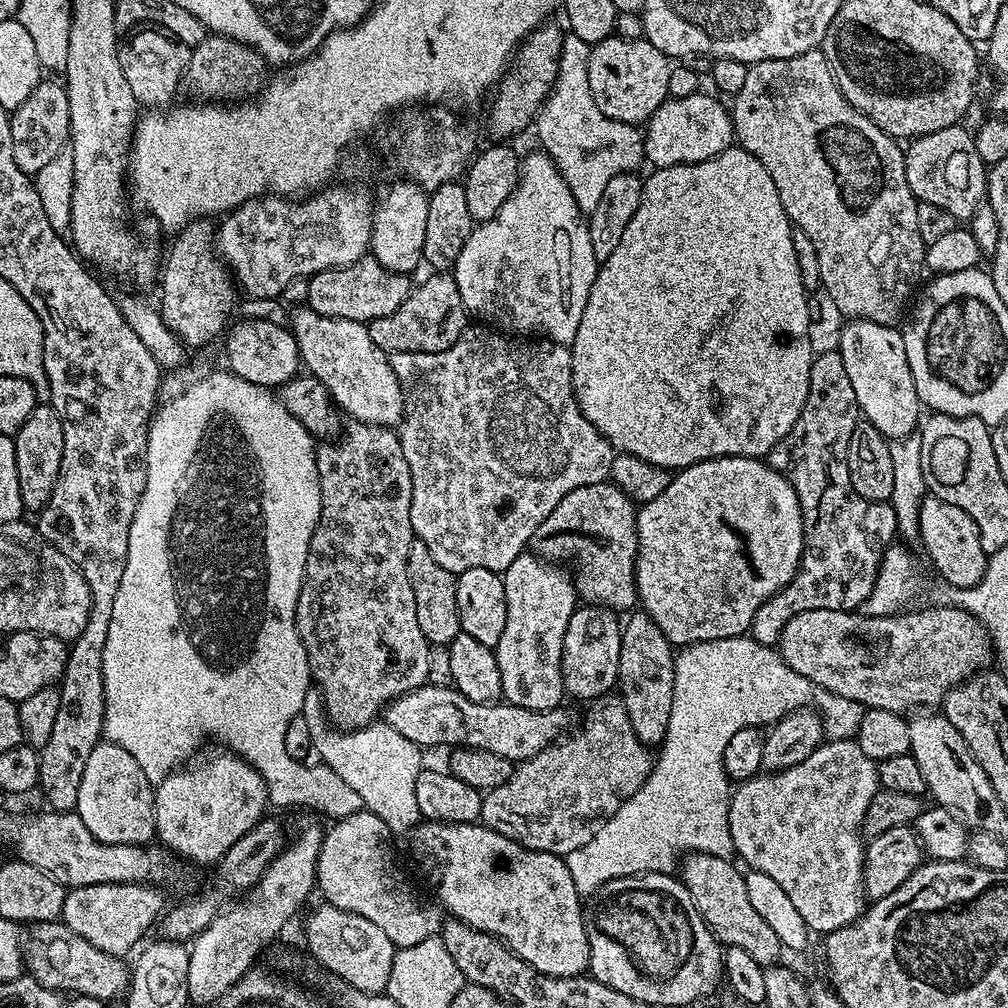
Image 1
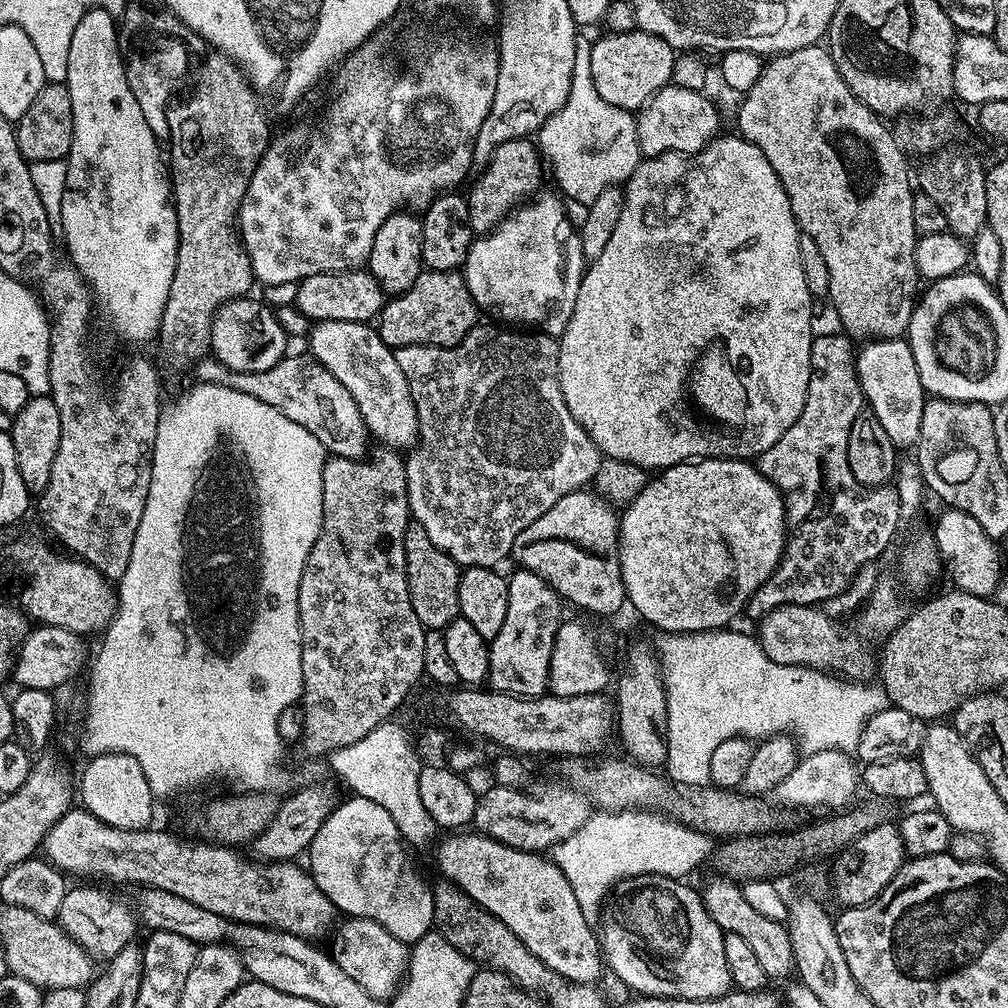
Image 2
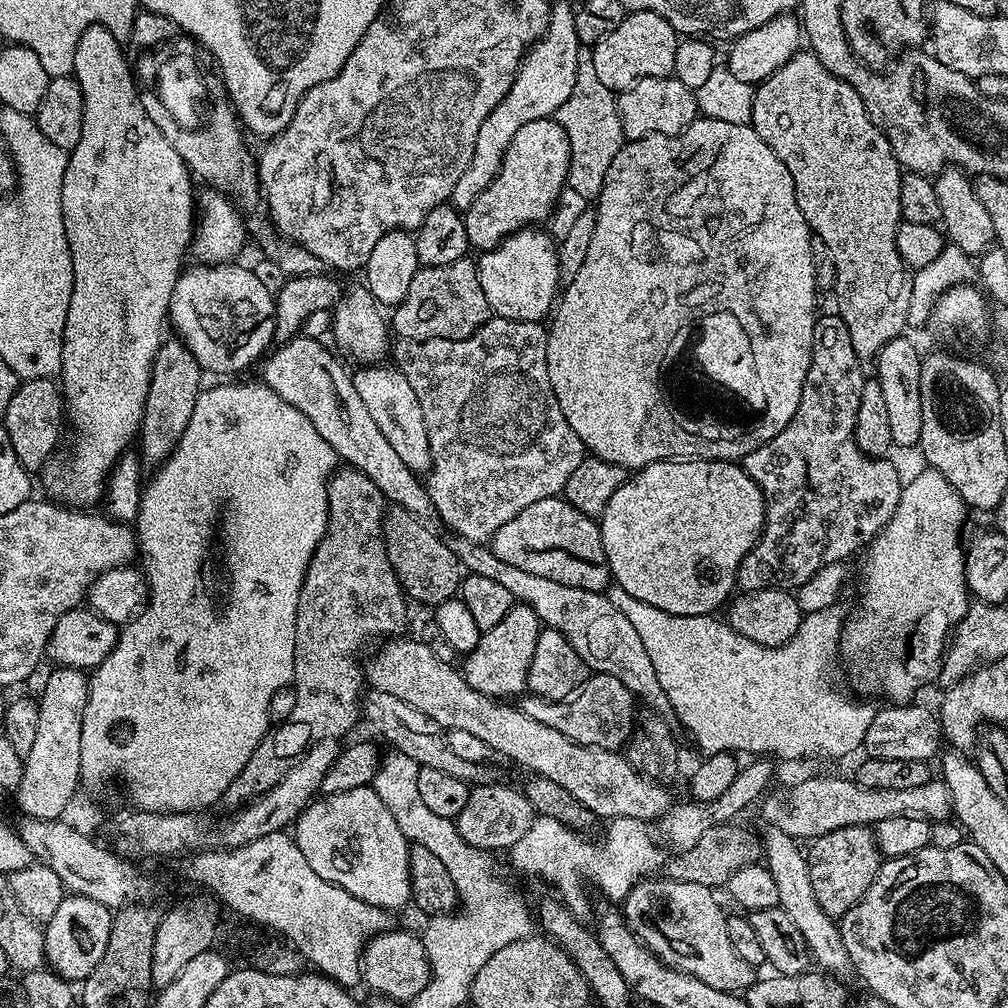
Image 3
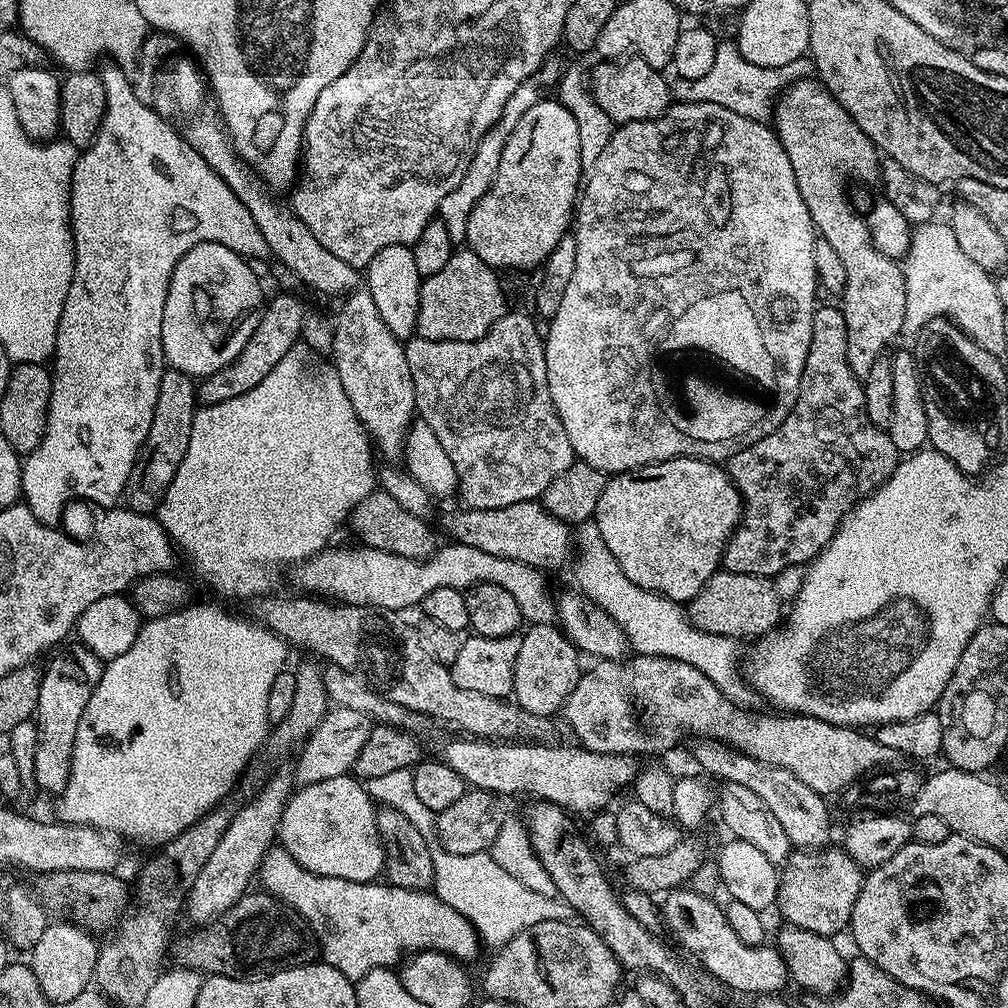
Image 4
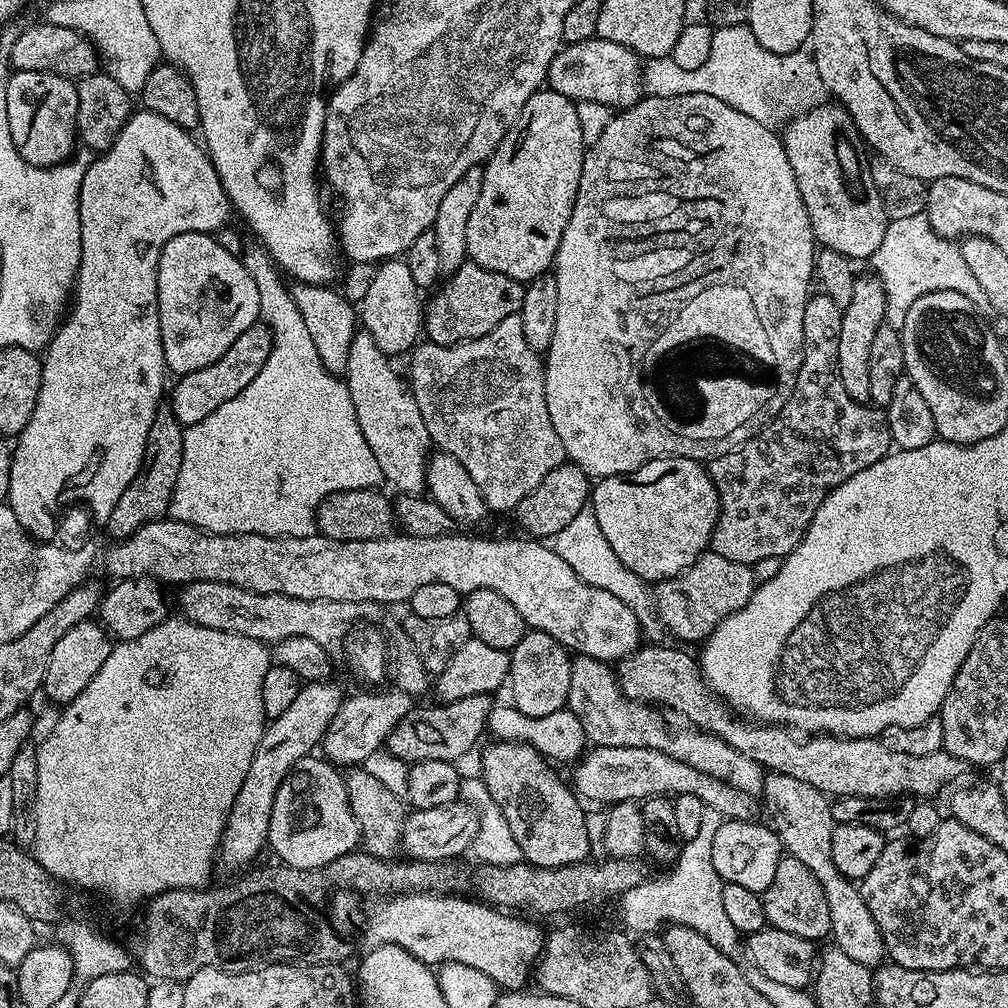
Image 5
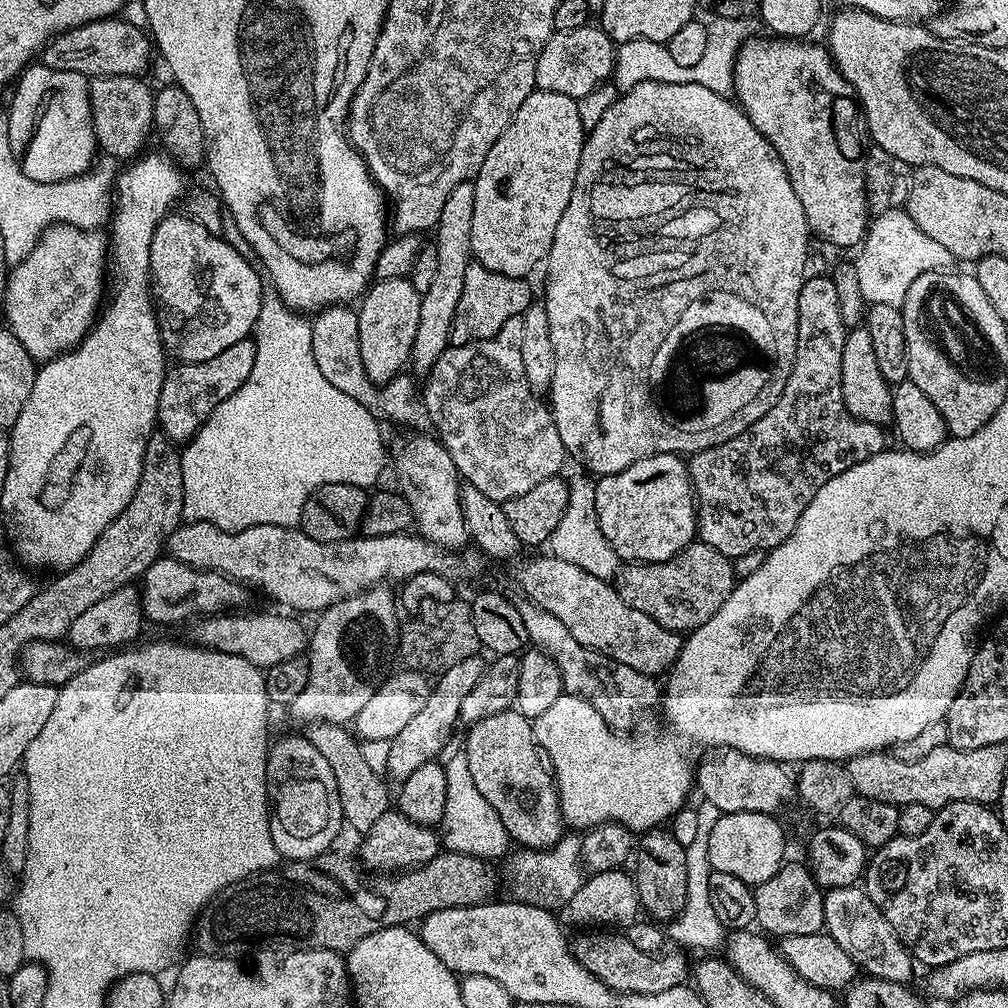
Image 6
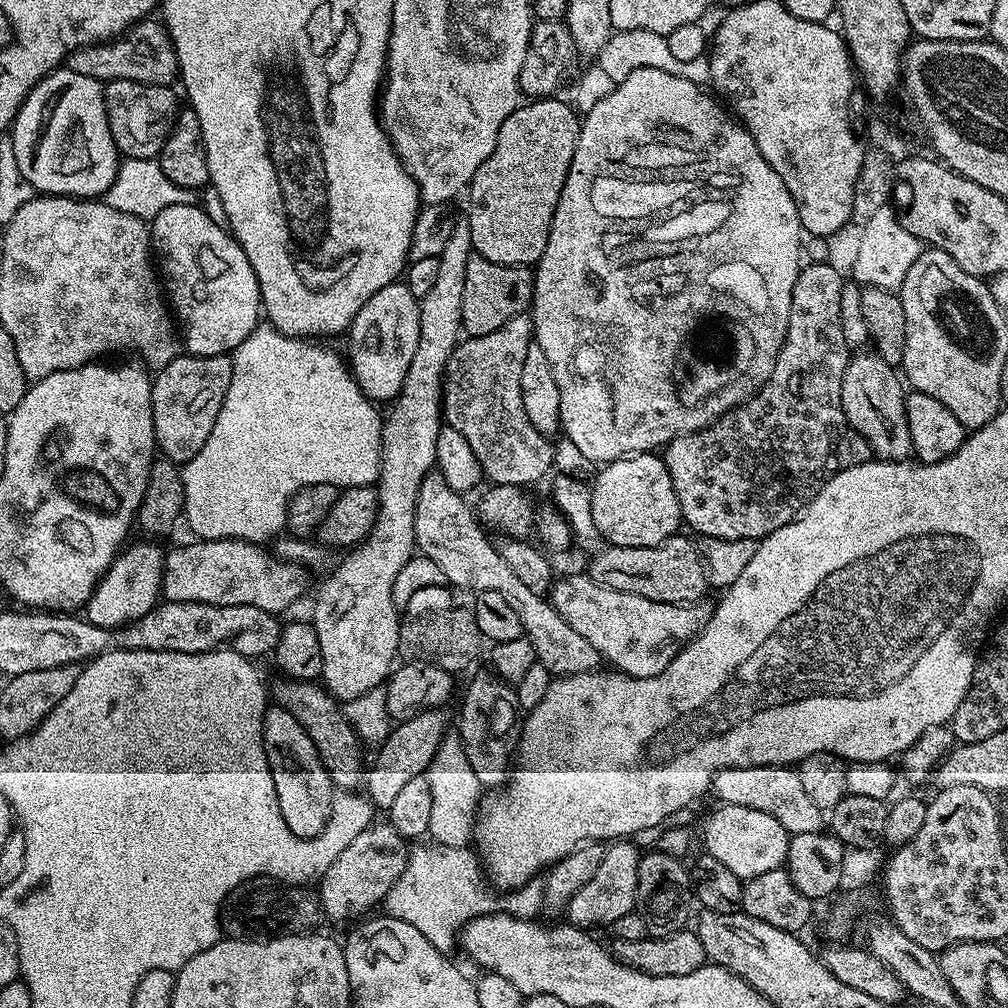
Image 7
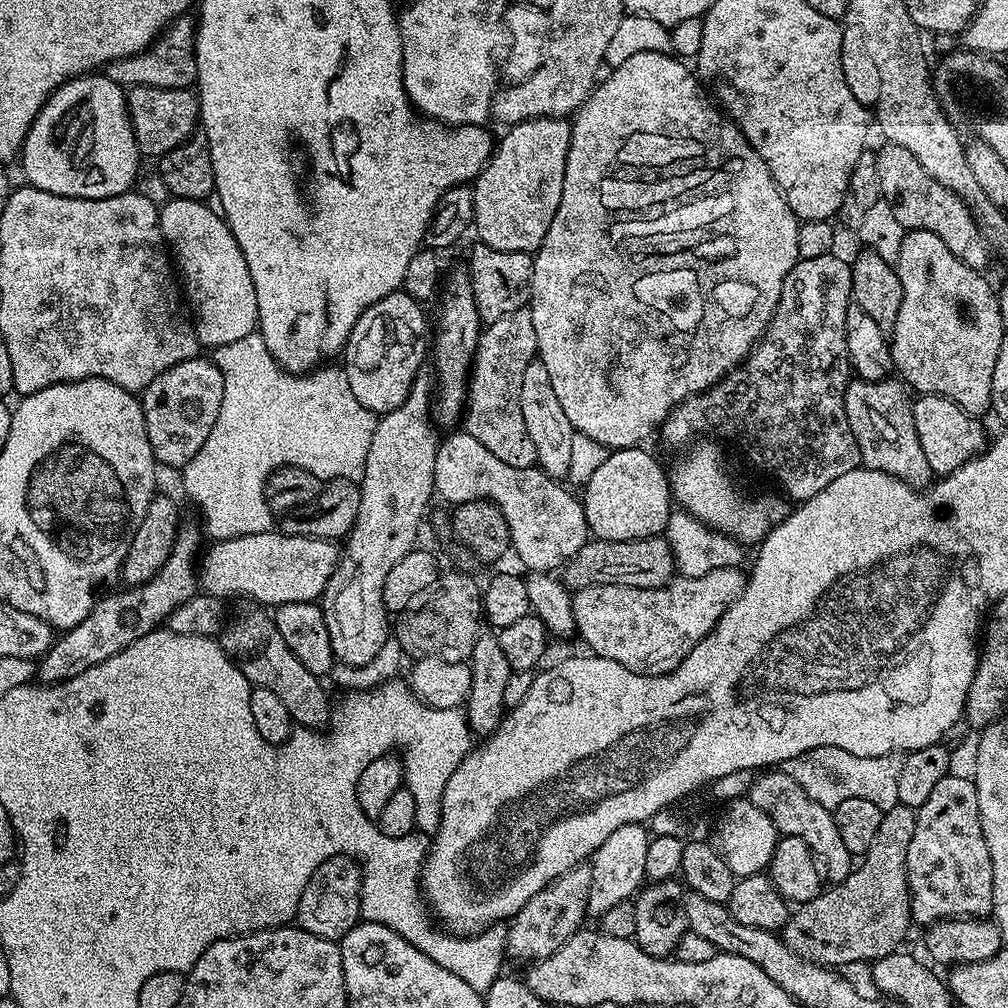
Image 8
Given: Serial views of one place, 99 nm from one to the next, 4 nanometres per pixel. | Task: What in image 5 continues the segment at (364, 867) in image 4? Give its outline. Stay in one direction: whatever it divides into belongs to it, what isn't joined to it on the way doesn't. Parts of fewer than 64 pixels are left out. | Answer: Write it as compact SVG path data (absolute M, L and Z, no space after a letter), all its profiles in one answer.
M316 754L301 758L274 794L267 847L276 851L277 861L290 868L321 868L342 854L357 851L361 840L341 769Z

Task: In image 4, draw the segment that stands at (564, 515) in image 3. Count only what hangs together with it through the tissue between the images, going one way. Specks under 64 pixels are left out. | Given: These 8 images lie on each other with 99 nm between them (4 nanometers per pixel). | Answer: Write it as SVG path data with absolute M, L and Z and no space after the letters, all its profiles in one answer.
M535 500L514 502L514 506L502 506L494 510L457 507L457 512L444 516L444 528L458 544L474 546L474 550L486 550L498 558L510 558L514 562L534 564L541 570L560 568L574 556L574 532L564 521L554 518Z

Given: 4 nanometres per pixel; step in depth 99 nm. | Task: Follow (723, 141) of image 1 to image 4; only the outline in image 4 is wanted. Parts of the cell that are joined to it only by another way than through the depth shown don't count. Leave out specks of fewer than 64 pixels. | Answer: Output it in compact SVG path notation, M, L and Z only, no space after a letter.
M628 58L623 62L600 62L590 72L592 96L598 106L606 110L613 125L652 120L670 107L670 84L660 76L663 75L657 69L651 68L646 61L639 58Z

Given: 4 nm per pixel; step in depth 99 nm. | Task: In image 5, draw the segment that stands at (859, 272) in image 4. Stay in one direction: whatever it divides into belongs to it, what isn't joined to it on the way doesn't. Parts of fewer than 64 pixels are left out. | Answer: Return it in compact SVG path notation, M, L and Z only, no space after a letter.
M872 274L857 275L854 282L854 291L850 297L850 306L846 306L842 314L842 331L838 333L838 374L842 374L842 386L846 386L846 394L850 394L850 398L861 402L870 401L870 342L874 339L874 334L878 334L878 330L885 321L887 314L887 296L883 292L883 286Z

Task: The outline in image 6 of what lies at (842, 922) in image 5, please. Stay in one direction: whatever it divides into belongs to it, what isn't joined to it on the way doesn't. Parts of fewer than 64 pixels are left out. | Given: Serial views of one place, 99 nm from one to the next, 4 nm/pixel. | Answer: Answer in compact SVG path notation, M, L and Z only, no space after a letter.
M859 885L829 888L824 892L824 927L828 936L854 958L857 967L868 976L907 985L911 983L916 962L908 948L893 934L892 927L878 906L871 902L867 892Z

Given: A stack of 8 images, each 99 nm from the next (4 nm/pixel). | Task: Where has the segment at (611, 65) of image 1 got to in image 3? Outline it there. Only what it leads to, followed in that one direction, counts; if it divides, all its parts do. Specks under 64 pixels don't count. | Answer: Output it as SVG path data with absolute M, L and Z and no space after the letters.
M650 10L628 12L614 30L591 47L594 70L602 86L613 90L626 89L644 78L672 76L677 43L678 33L666 18Z

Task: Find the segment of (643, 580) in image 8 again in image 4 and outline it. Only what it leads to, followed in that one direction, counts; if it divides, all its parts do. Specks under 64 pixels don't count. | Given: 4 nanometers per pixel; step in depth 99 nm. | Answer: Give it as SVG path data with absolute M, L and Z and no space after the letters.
M721 570L708 579L706 586L702 586L702 590L698 590L698 594L694 599L687 601L686 613L689 622L698 630L706 630L710 634L731 636L733 638L741 638L740 636L759 638L767 636L781 623L782 608L780 612L780 606L782 606L782 599L769 577L734 574L733 572Z

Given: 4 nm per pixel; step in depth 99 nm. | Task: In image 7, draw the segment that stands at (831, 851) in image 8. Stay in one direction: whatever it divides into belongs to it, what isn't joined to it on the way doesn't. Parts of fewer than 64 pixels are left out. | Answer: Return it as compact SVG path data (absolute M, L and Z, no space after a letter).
M768 765L766 767L727 768L712 779L711 791L716 792L720 804L740 805L754 810L760 810L769 816L774 816L789 834L814 833L824 826L824 812L807 795L795 769L785 765Z

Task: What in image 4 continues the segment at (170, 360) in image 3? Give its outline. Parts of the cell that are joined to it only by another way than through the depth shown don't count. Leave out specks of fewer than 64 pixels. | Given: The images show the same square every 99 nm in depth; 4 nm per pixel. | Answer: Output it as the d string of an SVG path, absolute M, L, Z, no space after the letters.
M165 370L158 386L158 402L154 402L154 418L150 418L150 430L124 487L123 503L133 512L152 514L161 507L166 490L170 490L174 482L174 474L178 474L182 466L182 458L186 458L186 446L190 446L190 430L197 411L197 381L181 372Z

